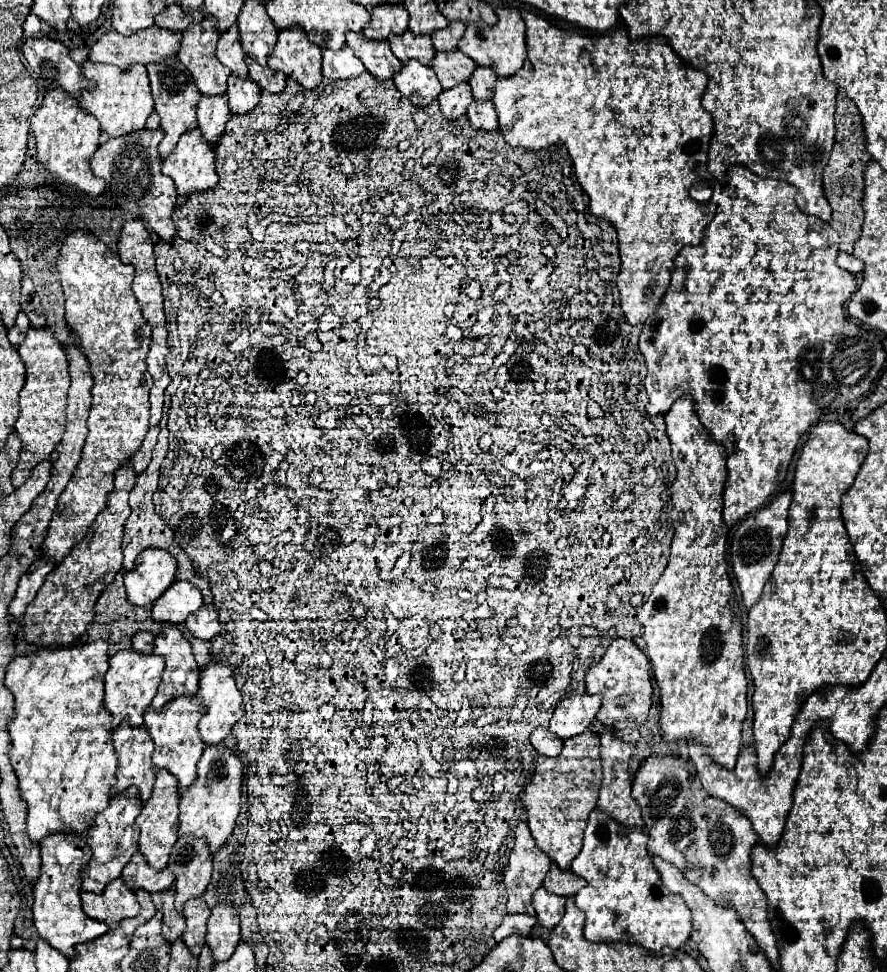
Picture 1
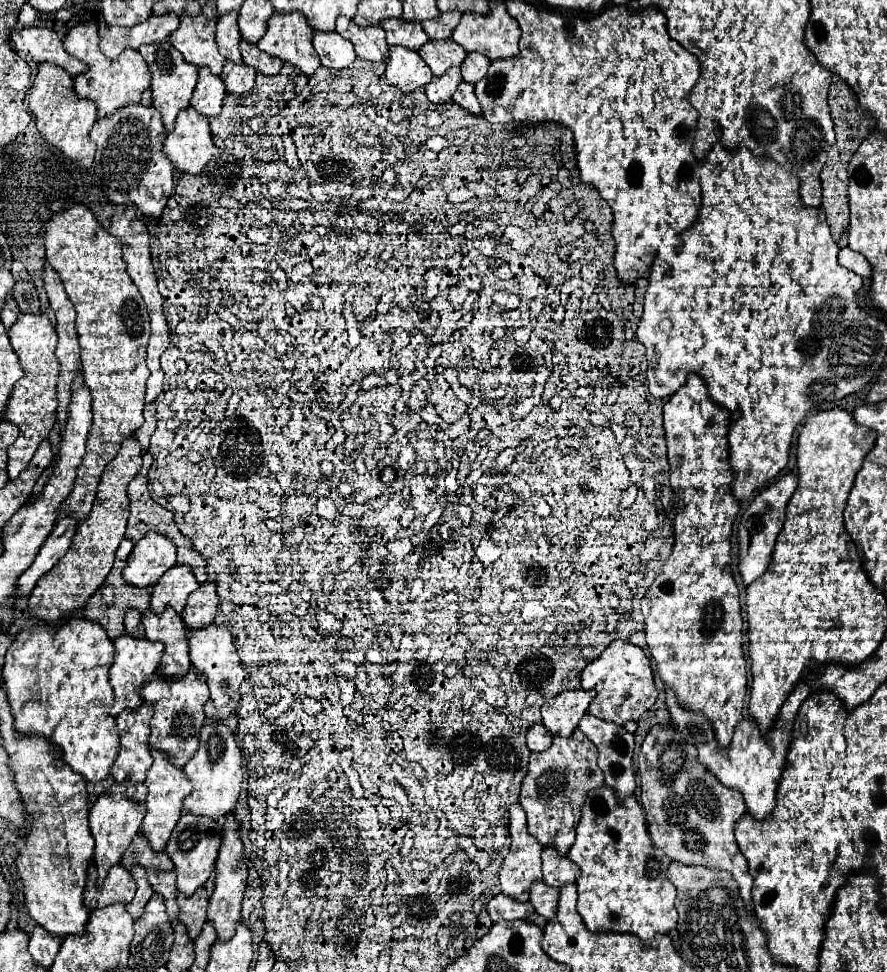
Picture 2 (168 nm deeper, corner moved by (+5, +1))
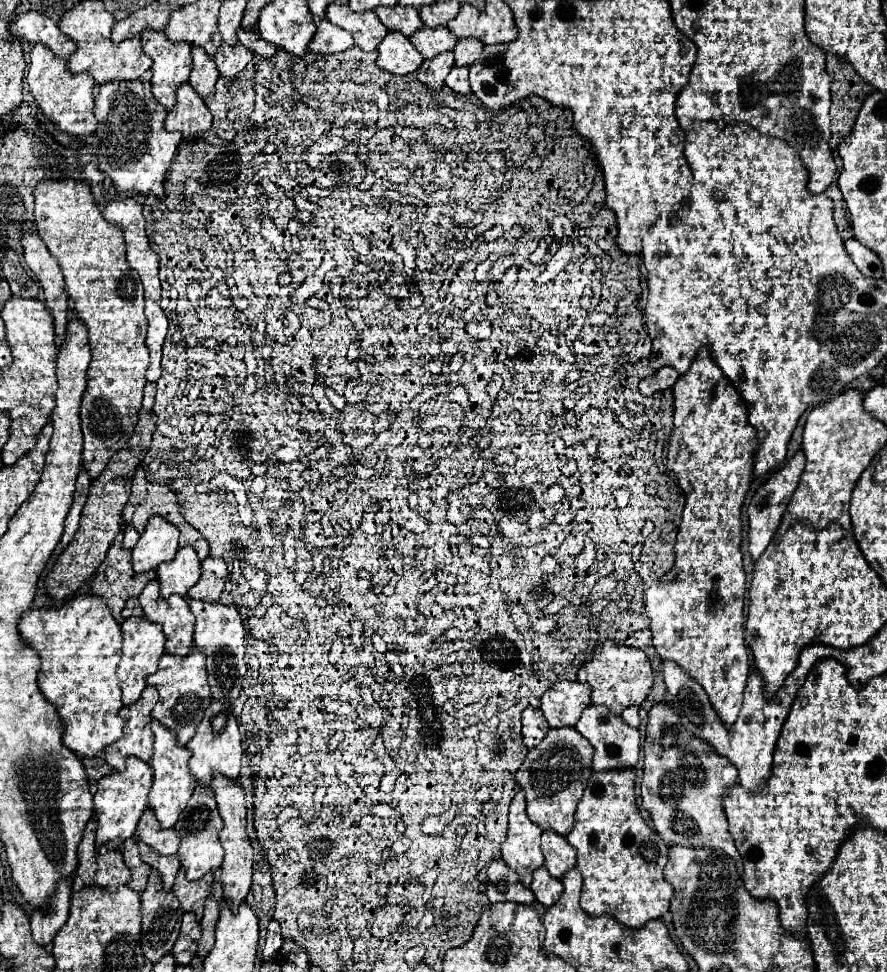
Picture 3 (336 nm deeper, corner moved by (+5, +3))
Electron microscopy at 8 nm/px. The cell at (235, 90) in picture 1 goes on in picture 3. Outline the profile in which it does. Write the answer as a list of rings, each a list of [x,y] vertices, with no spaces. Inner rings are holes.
[[[220,44],[220,48],[214,54],[218,72],[226,78],[236,78],[236,74],[240,74],[252,58],[254,58],[254,54],[248,48],[244,48],[242,44],[236,44],[236,46]]]

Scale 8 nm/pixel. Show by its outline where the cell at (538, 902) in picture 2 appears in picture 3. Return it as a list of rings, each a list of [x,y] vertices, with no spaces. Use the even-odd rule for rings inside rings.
[[[542,866],[540,870],[534,872],[534,880],[532,880],[530,888],[532,888],[536,900],[548,908],[558,900],[560,892],[562,892],[562,882],[558,878],[550,876],[550,872]]]

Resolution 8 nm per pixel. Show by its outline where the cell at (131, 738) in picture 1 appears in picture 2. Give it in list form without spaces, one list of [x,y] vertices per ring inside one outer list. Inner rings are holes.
[[[144,704],[134,712],[124,710],[116,718],[120,734],[120,754],[112,766],[112,776],[118,784],[124,780],[144,782],[146,770],[152,766],[152,756],[148,748],[152,714],[152,706]]]

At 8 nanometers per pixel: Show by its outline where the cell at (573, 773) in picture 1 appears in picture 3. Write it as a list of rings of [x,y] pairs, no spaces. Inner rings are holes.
[[[550,728],[544,740],[530,748],[518,768],[516,784],[526,792],[528,816],[542,830],[556,830],[566,836],[574,826],[574,810],[592,774],[592,746],[576,728]]]

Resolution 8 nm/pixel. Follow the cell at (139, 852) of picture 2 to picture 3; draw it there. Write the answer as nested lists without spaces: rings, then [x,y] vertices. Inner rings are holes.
[[[152,808],[144,810],[144,814],[138,822],[136,834],[142,838],[144,844],[148,844],[150,848],[154,848],[156,852],[166,854],[166,856],[176,854],[176,850],[180,846],[180,834],[174,828],[160,828],[160,822],[156,820]]]

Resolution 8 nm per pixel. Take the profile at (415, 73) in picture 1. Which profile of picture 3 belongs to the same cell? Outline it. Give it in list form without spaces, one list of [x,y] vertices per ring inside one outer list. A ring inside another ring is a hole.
[[[388,32],[386,38],[378,46],[378,58],[376,64],[382,70],[388,70],[392,74],[410,74],[420,68],[424,58],[416,48],[412,48],[412,42],[400,34],[400,32]]]

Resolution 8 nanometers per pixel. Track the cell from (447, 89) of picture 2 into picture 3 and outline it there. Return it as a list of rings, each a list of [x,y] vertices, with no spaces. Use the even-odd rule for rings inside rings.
[[[442,52],[432,60],[424,60],[424,64],[418,68],[418,80],[424,82],[430,90],[438,92],[452,68],[454,68],[452,52]]]

